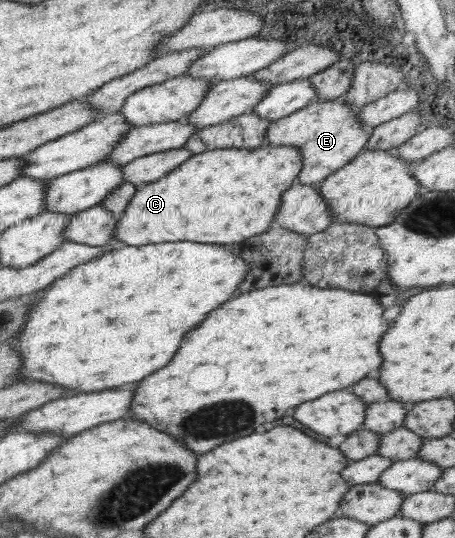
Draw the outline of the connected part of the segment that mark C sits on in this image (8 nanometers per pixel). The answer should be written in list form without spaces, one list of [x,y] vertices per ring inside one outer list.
[[[291,145],[212,149],[187,157],[156,181],[140,185],[116,220],[111,237],[125,246],[196,241],[238,245],[273,225],[280,194],[296,182],[300,152]]]

